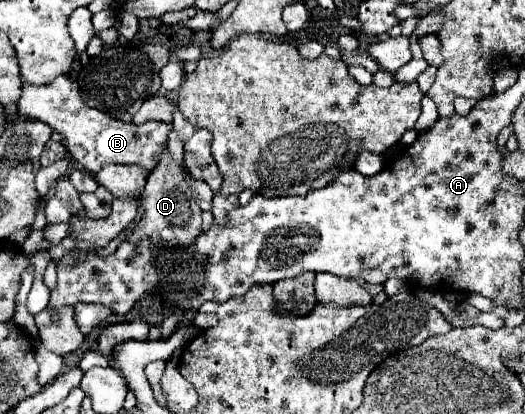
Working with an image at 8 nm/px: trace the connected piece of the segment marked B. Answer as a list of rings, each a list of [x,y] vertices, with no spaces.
[[[60,76],[48,86],[30,86],[24,82],[18,110],[22,116],[42,120],[52,126],[52,130],[64,134],[72,158],[90,172],[98,172],[106,164],[138,164],[150,172],[154,162],[158,162],[158,150],[166,146],[170,134],[170,124],[166,122],[144,122],[138,126],[132,122],[116,120],[108,112],[86,106],[80,98],[78,84],[68,76]]]

